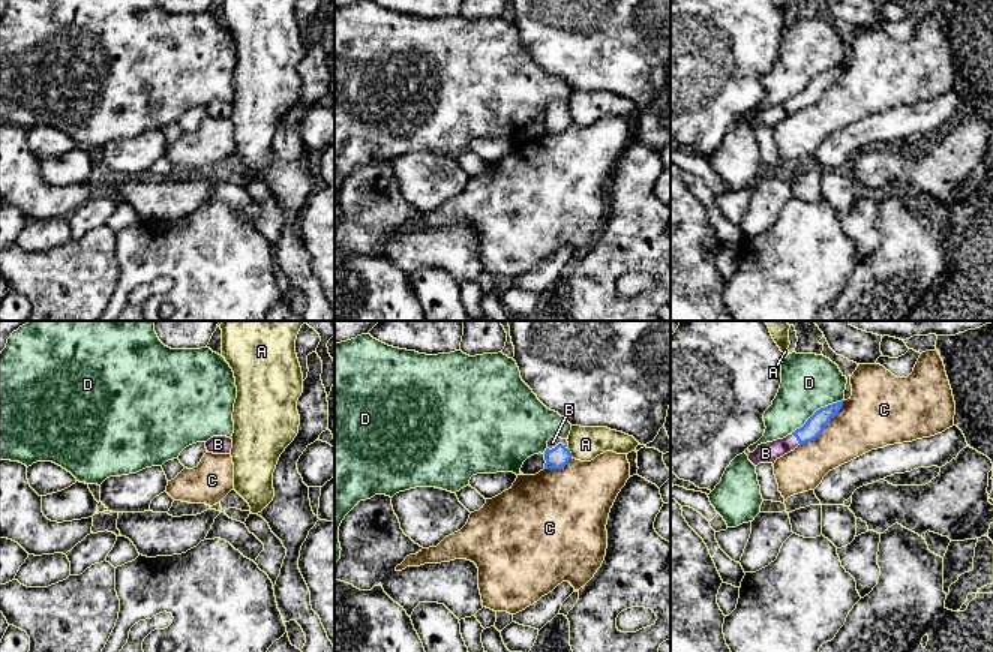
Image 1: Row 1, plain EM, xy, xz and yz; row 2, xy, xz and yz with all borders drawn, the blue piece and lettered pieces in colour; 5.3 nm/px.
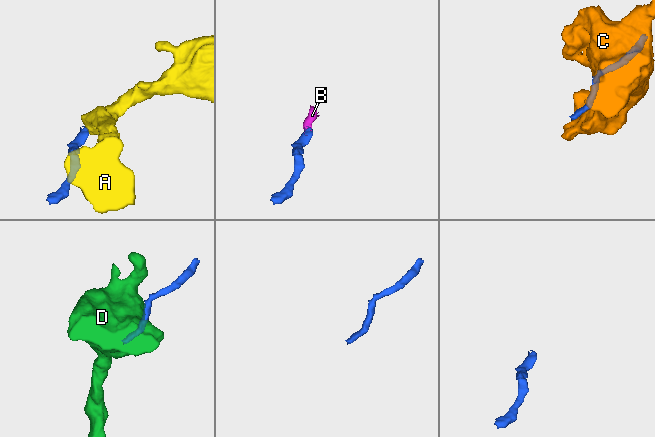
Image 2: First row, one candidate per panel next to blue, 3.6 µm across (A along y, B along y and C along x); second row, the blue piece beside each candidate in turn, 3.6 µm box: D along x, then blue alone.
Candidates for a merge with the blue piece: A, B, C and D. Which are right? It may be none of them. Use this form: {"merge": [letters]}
{"merge": ["B"]}

